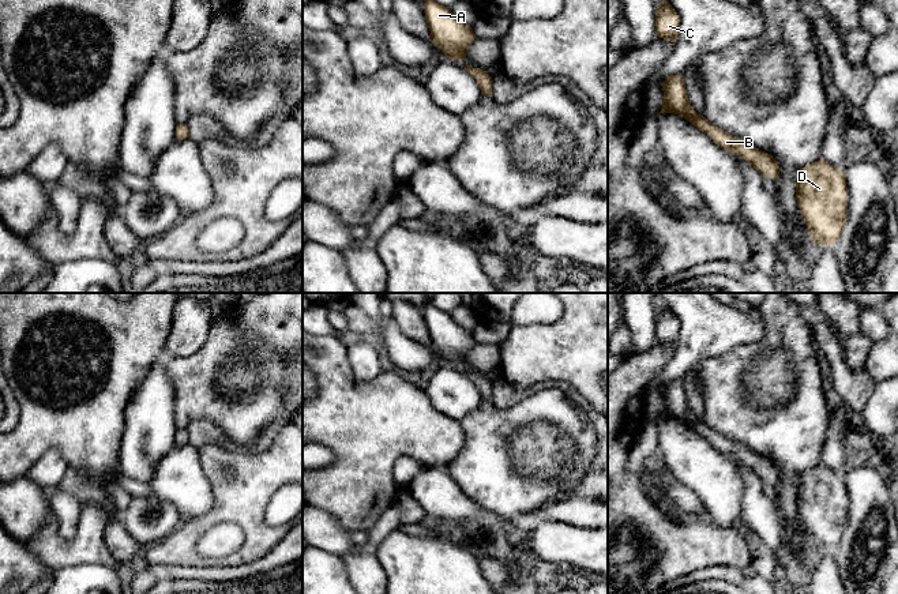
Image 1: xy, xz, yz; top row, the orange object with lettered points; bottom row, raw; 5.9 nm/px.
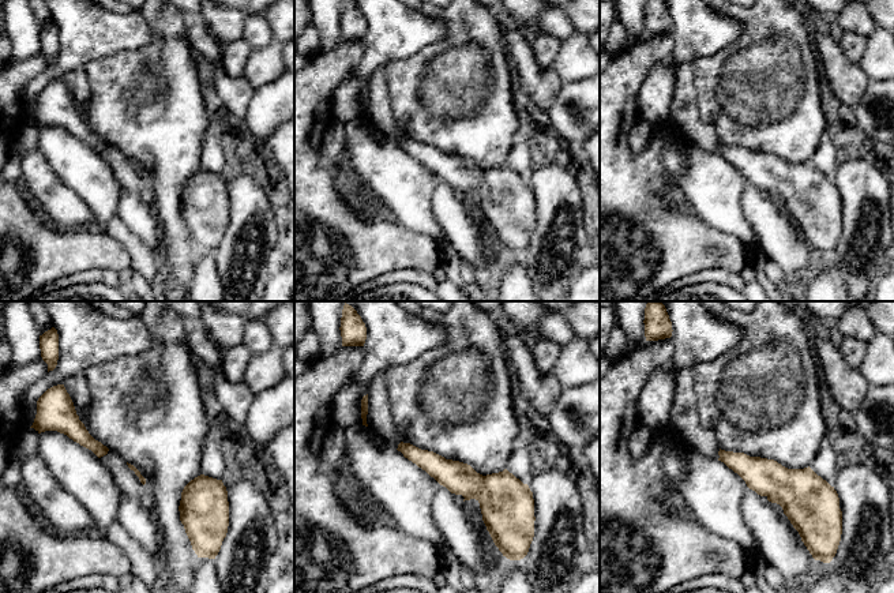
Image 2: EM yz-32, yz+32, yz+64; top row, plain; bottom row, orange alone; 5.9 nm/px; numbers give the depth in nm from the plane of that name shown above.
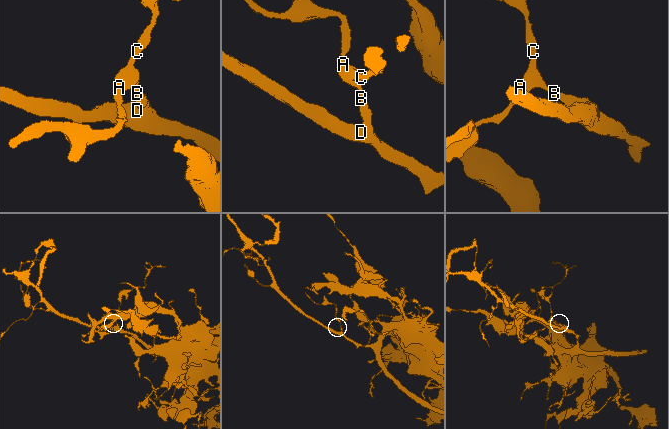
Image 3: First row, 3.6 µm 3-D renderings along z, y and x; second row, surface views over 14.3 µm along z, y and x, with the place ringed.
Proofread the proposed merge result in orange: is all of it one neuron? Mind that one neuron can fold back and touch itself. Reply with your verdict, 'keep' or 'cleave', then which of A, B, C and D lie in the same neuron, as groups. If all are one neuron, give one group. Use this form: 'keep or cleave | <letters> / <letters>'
keep | A B C D

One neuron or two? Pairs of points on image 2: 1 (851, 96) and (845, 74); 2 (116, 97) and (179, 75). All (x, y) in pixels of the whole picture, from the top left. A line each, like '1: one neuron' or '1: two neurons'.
1: one neuron
2: one neuron

